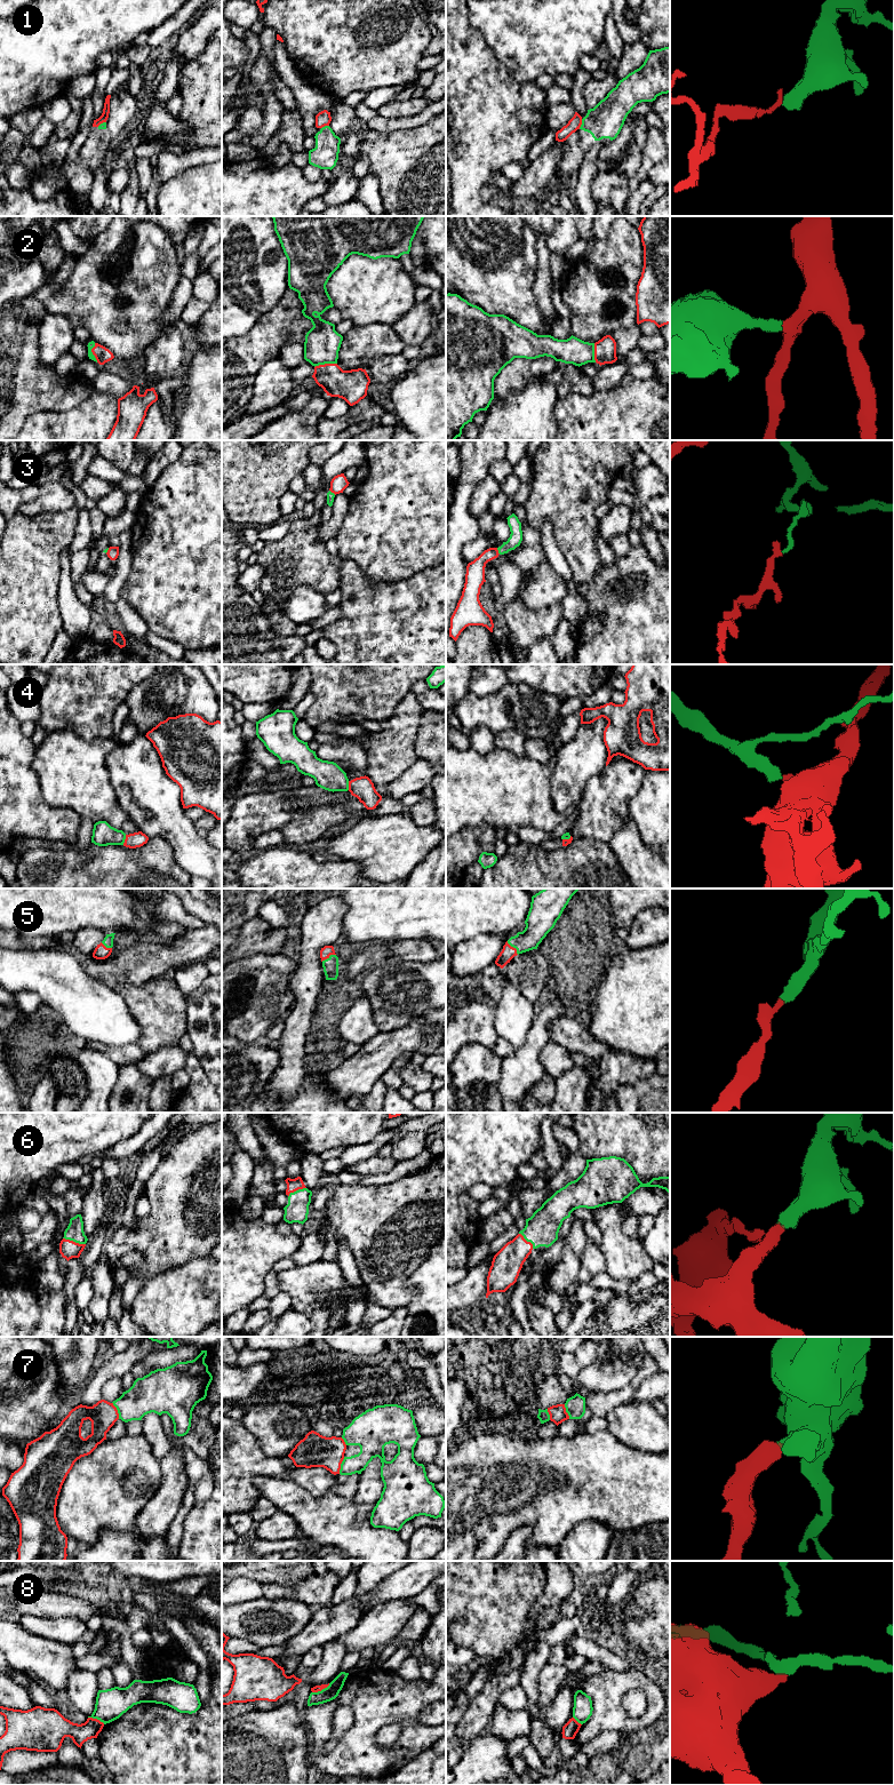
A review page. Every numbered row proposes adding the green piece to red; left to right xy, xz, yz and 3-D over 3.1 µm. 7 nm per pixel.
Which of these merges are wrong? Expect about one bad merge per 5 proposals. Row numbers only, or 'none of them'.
1, 3, 4, 7, 8

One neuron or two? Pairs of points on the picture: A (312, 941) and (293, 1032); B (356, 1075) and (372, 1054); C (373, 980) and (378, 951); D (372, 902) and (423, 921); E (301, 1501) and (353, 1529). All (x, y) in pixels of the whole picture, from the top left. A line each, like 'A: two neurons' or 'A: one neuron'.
A: one neuron
B: one neuron
C: two neurons
D: one neuron
E: one neuron

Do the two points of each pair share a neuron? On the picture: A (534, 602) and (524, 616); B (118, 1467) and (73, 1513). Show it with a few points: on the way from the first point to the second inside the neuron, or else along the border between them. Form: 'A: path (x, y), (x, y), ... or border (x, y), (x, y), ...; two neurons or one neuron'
A: border (516, 597), (529, 610), (545, 608), (555, 604); two neurons
B: path (108, 1479), (85, 1501); one neuron

